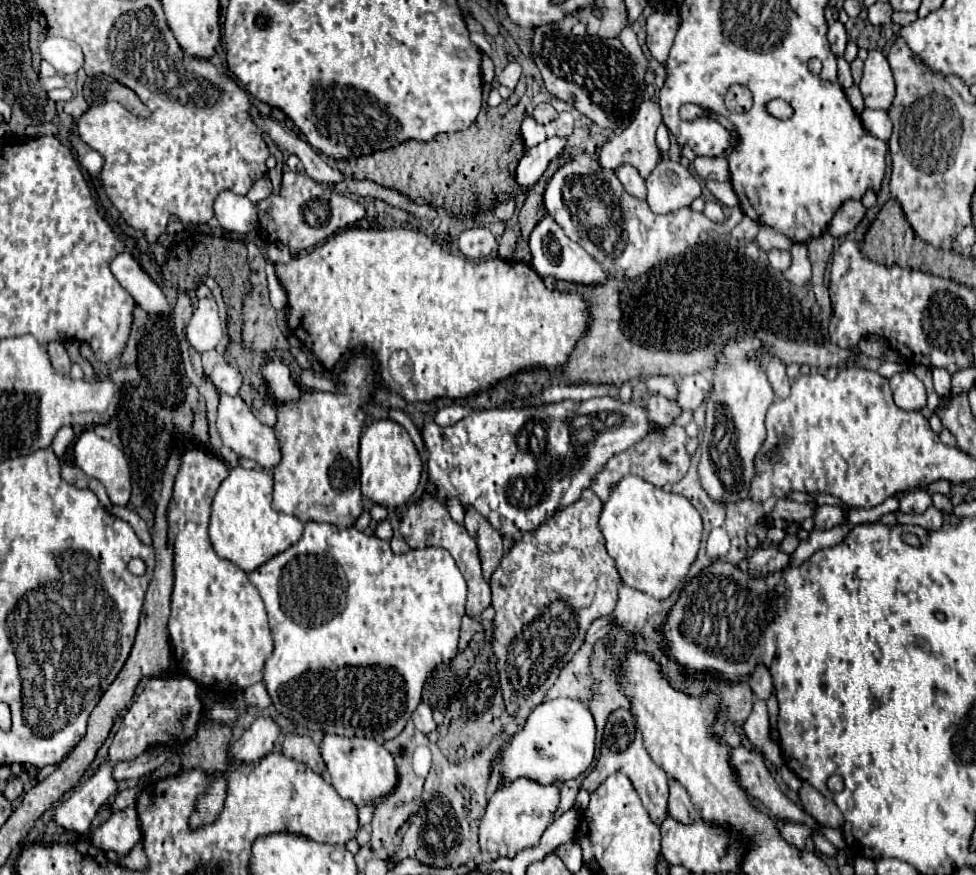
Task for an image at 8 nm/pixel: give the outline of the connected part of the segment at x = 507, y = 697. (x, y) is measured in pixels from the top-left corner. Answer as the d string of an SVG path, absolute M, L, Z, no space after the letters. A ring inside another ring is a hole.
M582 492L580 500L556 510L536 530L524 532L492 574L490 588L496 616L492 620L490 646L496 656L496 672L500 676L506 712L518 720L518 726L524 726L530 712L546 698L546 692L556 684L562 668L584 644L584 636L590 624L602 616L612 614L618 602L622 580L614 560L604 548L604 536L598 530L600 504L602 502L594 492Z

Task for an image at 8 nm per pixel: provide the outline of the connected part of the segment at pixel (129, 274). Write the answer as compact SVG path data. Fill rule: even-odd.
M118 254L110 262L110 272L148 314L170 314L170 304L164 292L146 272L142 272L130 254Z

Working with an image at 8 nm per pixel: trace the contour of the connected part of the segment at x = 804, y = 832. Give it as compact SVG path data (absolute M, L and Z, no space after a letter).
M786 822L782 828L782 836L786 838L786 842L794 848L798 848L800 852L804 852L806 846L806 836L810 834L810 830L802 824L794 824L794 822Z

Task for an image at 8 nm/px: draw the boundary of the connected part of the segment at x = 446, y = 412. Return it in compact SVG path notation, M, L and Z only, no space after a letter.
M454 402L451 405L444 406L439 409L439 411L436 413L434 421L439 426L444 427L458 422L462 418L470 415L471 412L472 411L468 407L463 406L458 402Z

